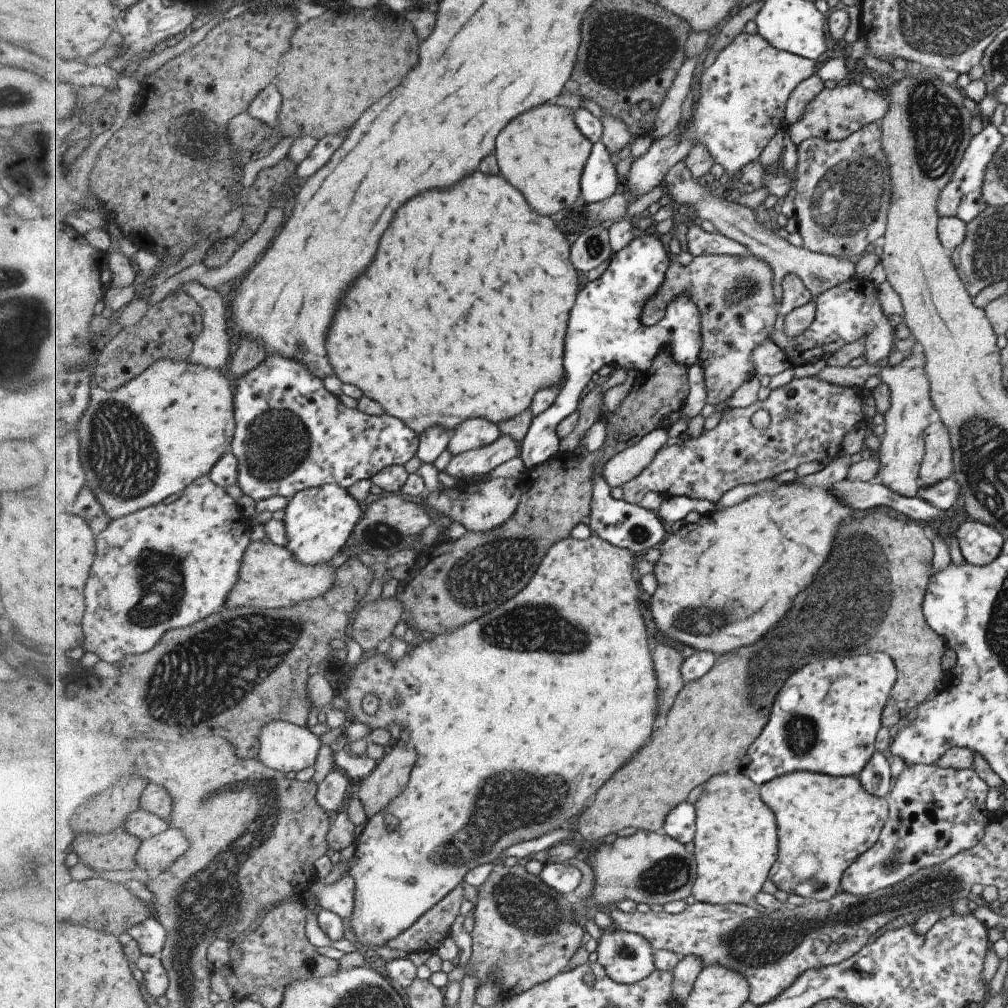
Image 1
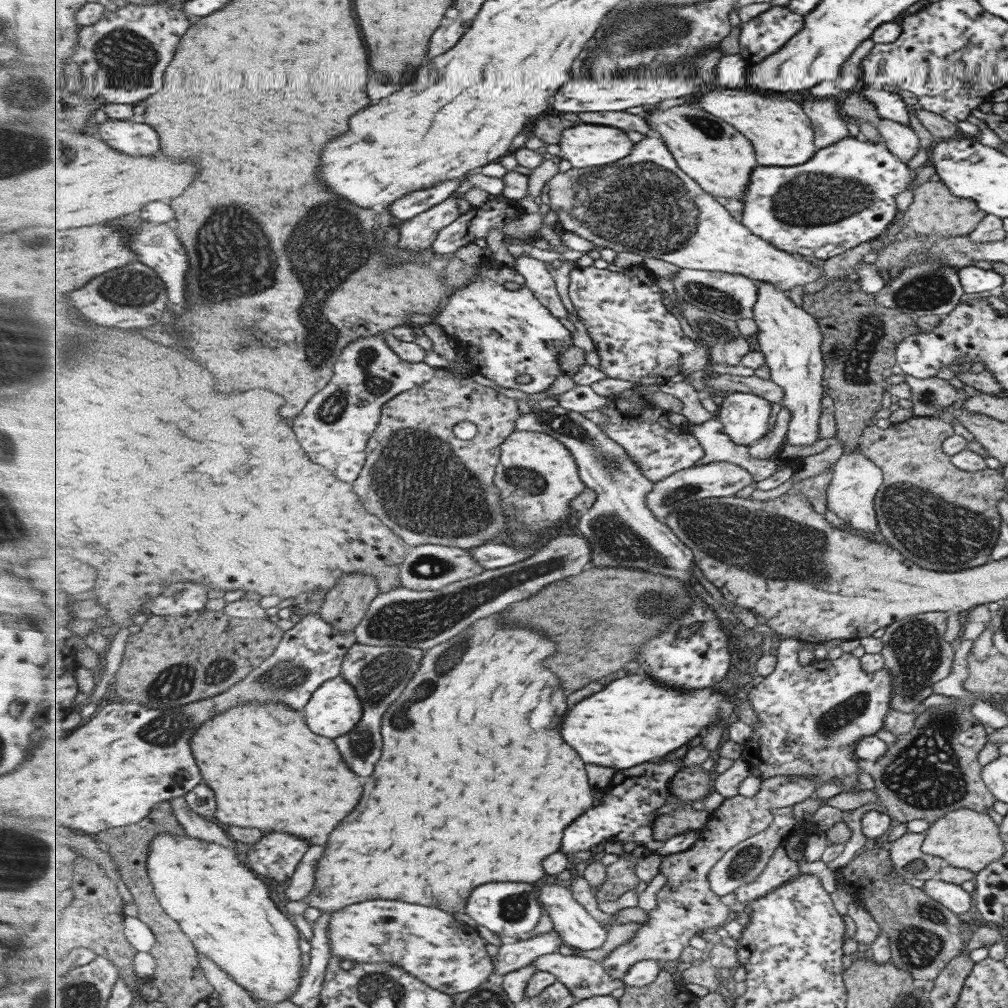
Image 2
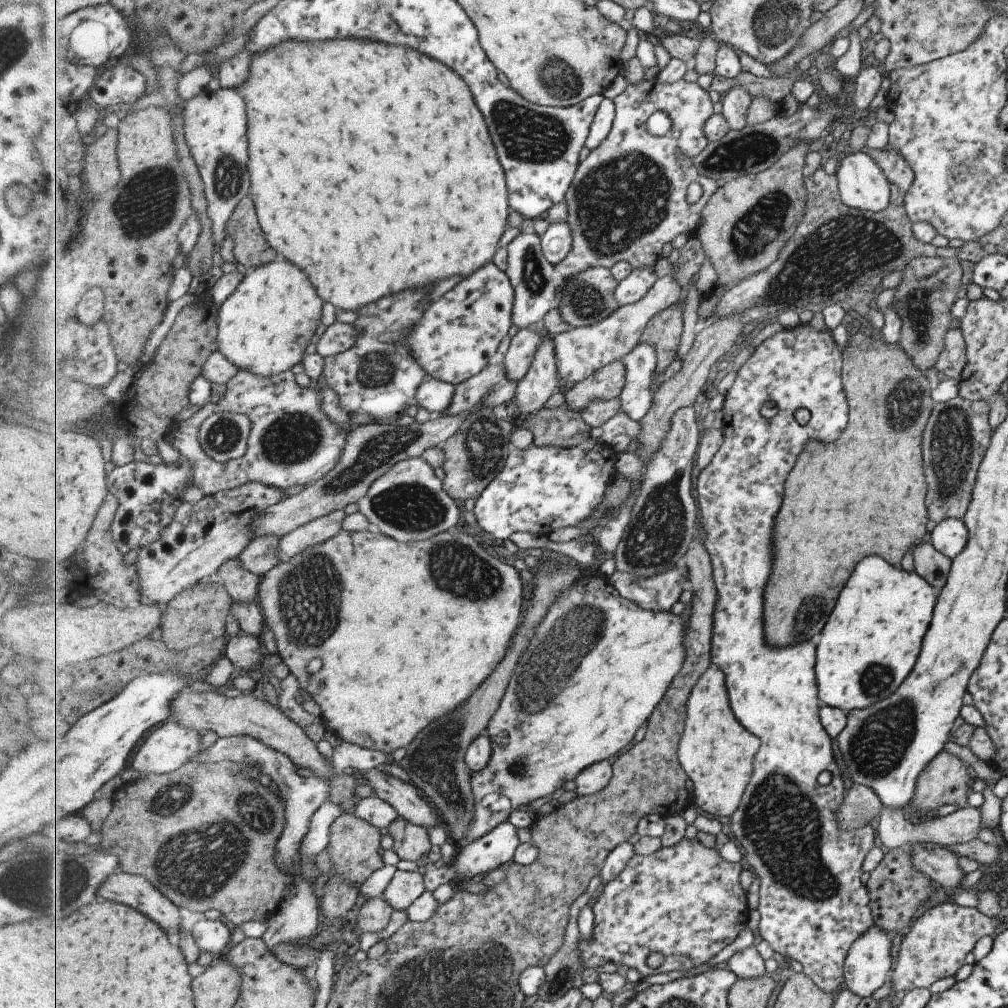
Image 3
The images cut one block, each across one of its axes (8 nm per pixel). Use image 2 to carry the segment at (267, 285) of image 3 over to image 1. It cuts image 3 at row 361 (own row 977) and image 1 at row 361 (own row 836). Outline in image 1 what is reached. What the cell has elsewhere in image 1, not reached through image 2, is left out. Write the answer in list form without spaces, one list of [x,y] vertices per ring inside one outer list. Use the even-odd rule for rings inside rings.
[[[171,358],[155,362],[145,373],[137,376],[132,382],[115,391],[107,391],[105,388],[93,385],[93,396],[91,404],[76,433],[76,438],[68,452],[68,459],[85,470],[87,491],[93,492],[105,514],[112,520],[137,513],[152,505],[157,505],[167,500],[171,494],[184,490],[187,486],[195,483],[199,478],[209,475],[213,466],[221,461],[226,453],[232,453],[233,436],[236,434],[236,402],[235,392],[231,390],[231,377],[227,369],[213,370],[207,366],[191,364],[191,362],[177,362]]]

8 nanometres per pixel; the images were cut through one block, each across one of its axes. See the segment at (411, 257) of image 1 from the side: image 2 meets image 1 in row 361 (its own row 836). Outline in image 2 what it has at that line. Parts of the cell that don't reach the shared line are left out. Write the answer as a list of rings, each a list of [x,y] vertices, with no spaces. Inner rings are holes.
[[[499,616],[483,618],[481,622],[473,624],[473,630],[465,630],[465,634],[459,634],[457,638],[437,644],[425,651],[421,670],[417,670],[413,676],[411,686],[407,686],[409,690],[405,690],[399,702],[395,702],[393,708],[389,708],[385,714],[385,720],[382,722],[385,724],[383,726],[383,738],[385,738],[383,758],[377,762],[373,776],[367,778],[365,798],[361,800],[361,806],[357,806],[357,810],[353,810],[353,814],[349,814],[349,818],[345,818],[345,822],[337,826],[335,834],[329,838],[329,846],[316,867],[315,887],[308,898],[305,898],[308,906],[317,908],[321,913],[337,912],[345,906],[383,898],[401,899],[405,902],[437,907],[448,911],[449,914],[464,912],[469,896],[477,886],[493,882],[535,884],[543,882],[543,878],[548,875],[543,867],[543,858],[549,858],[551,854],[560,852],[564,843],[565,830],[579,820],[581,814],[595,806],[598,795],[589,782],[585,762],[561,738],[561,732],[559,732],[561,720],[567,714],[567,702],[561,698],[563,692],[559,692],[561,680],[543,664],[545,658],[557,652],[557,644],[529,628],[501,628],[497,620]],[[555,692],[559,694],[559,700],[553,698]],[[545,714],[549,716],[549,720]]]

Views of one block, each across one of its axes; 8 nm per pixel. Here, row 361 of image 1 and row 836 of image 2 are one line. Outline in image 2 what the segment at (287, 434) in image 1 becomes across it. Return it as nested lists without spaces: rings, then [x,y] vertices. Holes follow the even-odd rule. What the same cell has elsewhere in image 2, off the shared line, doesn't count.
[[[265,834],[258,844],[247,846],[248,865],[258,875],[290,883],[309,846],[291,834]]]

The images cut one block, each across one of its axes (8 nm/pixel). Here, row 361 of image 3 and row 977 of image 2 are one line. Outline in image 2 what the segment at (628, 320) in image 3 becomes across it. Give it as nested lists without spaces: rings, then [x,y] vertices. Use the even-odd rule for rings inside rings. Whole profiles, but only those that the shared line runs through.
[[[557,951],[539,956],[533,965],[540,971],[556,975],[557,981],[568,986],[579,1000],[609,995],[613,990],[626,986],[623,979],[607,973],[605,959],[591,960],[582,955],[564,956]]]

